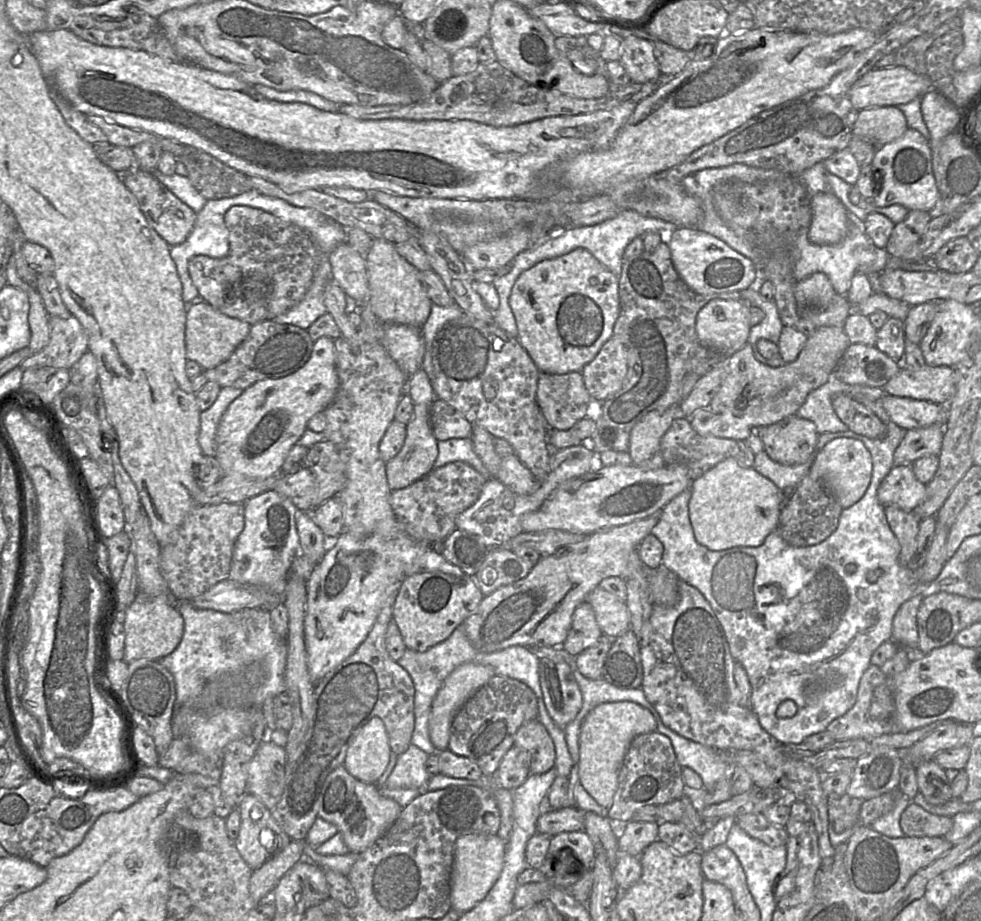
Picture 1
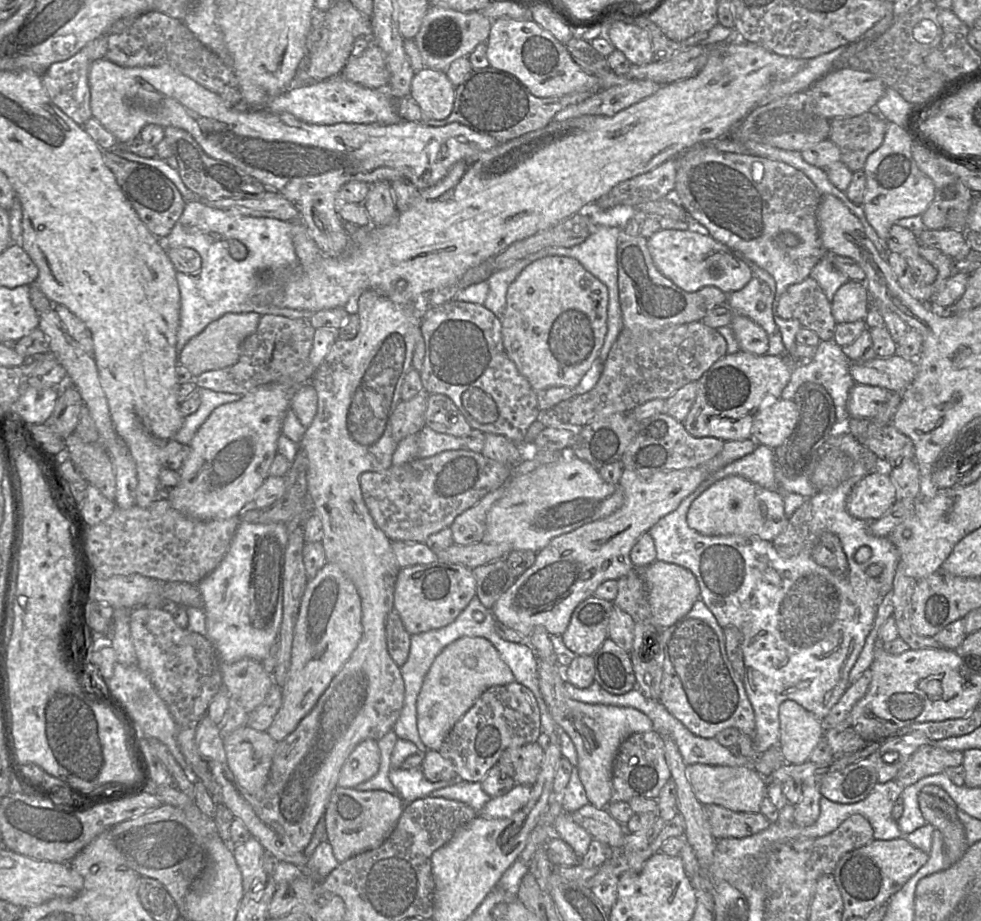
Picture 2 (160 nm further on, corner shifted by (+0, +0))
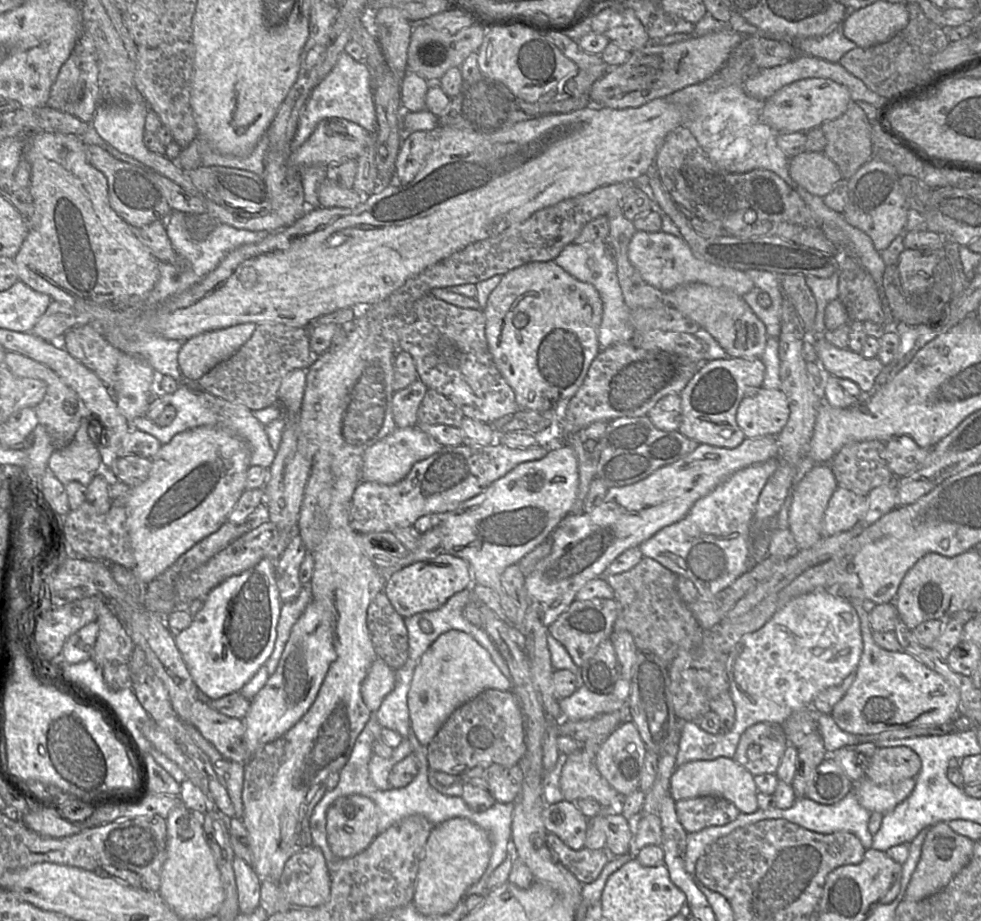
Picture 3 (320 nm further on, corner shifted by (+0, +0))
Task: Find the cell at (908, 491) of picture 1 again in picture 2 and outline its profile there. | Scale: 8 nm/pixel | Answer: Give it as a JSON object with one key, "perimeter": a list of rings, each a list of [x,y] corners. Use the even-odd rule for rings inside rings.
{"perimeter":[[[878,469],[867,474],[855,485],[846,504],[850,515],[872,522],[884,516],[893,507],[898,500],[889,471]]]}

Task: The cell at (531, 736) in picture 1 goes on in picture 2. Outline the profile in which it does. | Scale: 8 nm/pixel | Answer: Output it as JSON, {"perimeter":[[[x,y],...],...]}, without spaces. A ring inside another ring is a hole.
{"perimeter":[[[536,742],[505,750],[497,762],[501,772],[511,777],[516,785],[532,786],[537,780],[544,759],[544,748]]]}

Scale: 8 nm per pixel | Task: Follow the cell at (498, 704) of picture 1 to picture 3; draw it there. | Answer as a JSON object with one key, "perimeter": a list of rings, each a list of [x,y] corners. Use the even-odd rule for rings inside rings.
{"perimeter":[[[488,689],[456,709],[427,746],[429,768],[462,775],[477,767],[516,765],[527,751],[524,719],[511,691]]]}

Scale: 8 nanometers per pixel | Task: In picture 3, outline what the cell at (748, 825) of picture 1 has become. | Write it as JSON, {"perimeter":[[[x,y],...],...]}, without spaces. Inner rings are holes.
{"perimeter":[[[702,796],[675,803],[677,818],[687,833],[710,826],[723,826],[740,814],[735,805],[723,798]]]}

